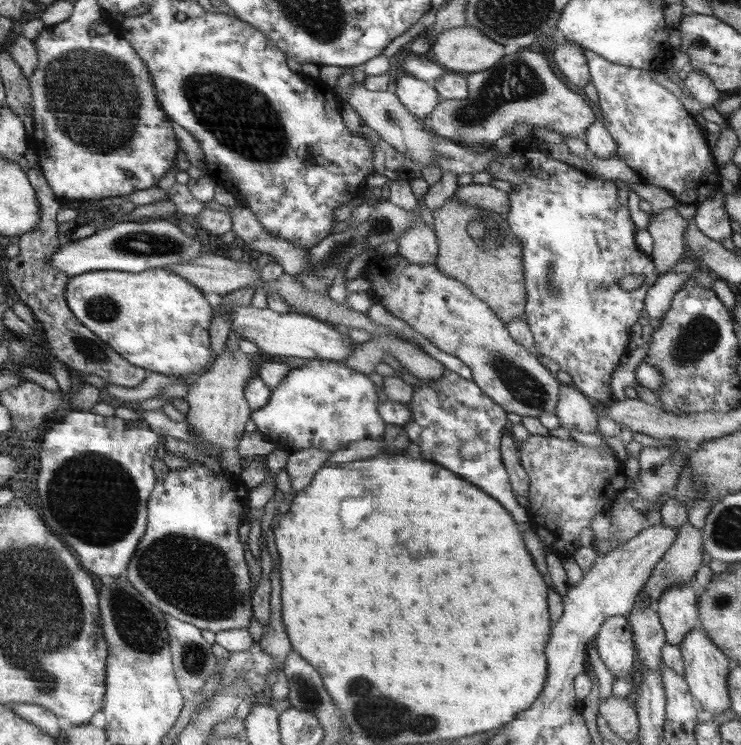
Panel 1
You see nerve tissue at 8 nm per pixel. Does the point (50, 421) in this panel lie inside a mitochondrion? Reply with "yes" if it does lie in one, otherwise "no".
no

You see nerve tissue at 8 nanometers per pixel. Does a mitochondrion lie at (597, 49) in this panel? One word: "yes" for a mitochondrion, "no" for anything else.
no

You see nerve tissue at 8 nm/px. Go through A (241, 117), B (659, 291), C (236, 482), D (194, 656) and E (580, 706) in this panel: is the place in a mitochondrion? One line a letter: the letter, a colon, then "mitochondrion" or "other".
A: mitochondrion
B: other
C: other
D: mitochondrion
E: other

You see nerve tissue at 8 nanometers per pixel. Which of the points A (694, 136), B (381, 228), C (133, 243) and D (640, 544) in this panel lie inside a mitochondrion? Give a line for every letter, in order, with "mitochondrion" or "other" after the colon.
A: other
B: mitochondrion
C: mitochondrion
D: other

